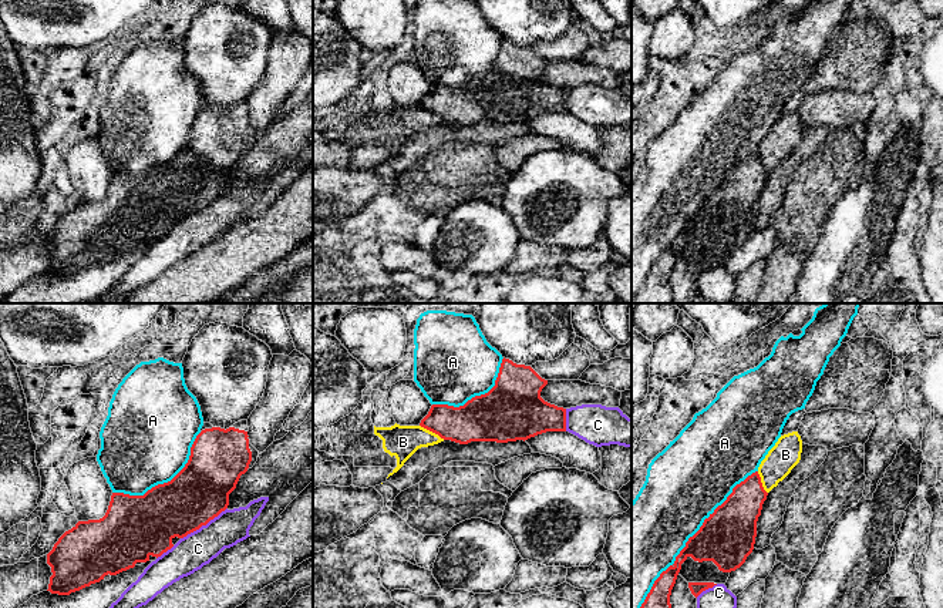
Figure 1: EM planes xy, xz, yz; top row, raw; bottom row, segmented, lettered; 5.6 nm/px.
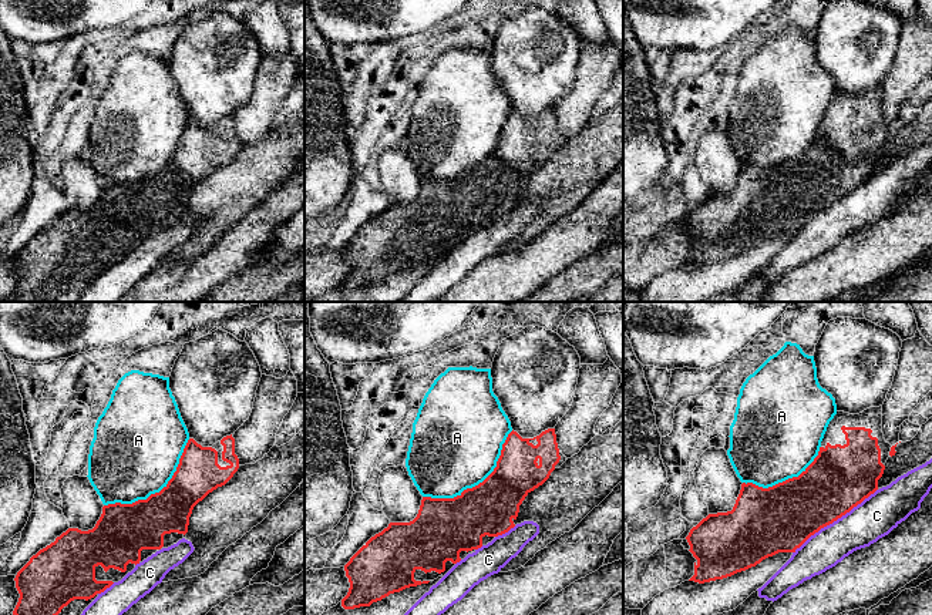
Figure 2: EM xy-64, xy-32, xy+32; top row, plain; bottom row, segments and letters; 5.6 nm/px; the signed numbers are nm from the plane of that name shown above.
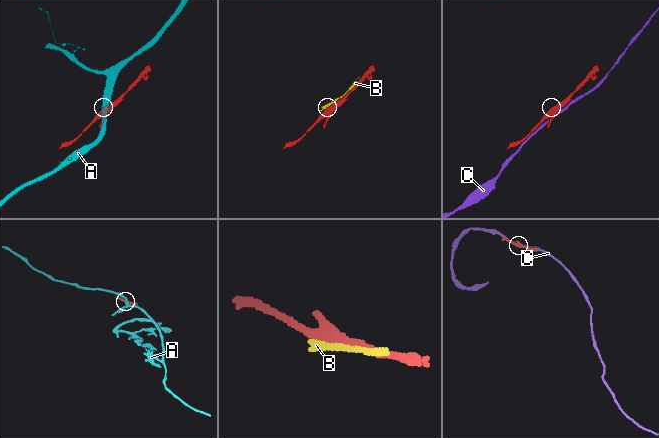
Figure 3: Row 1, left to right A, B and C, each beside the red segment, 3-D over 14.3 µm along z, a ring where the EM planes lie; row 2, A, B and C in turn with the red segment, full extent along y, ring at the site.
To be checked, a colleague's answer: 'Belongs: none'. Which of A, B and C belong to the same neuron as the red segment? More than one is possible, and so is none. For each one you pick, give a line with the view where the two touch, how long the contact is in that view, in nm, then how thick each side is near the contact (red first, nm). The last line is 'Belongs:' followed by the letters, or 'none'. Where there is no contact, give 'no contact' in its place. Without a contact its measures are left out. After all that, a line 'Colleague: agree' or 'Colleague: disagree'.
Belongs: none
Colleague: agree

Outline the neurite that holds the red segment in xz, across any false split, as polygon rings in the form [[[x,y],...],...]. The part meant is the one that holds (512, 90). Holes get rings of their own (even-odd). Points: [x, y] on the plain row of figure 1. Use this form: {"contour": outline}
{"contour": [[[504,38],[495,67],[488,74],[475,77],[459,88],[432,85],[420,107],[444,121],[459,125],[525,122],[546,112],[566,112],[566,90],[550,85],[540,78],[546,65],[548,61],[542,60],[531,47],[516,46]]]}

